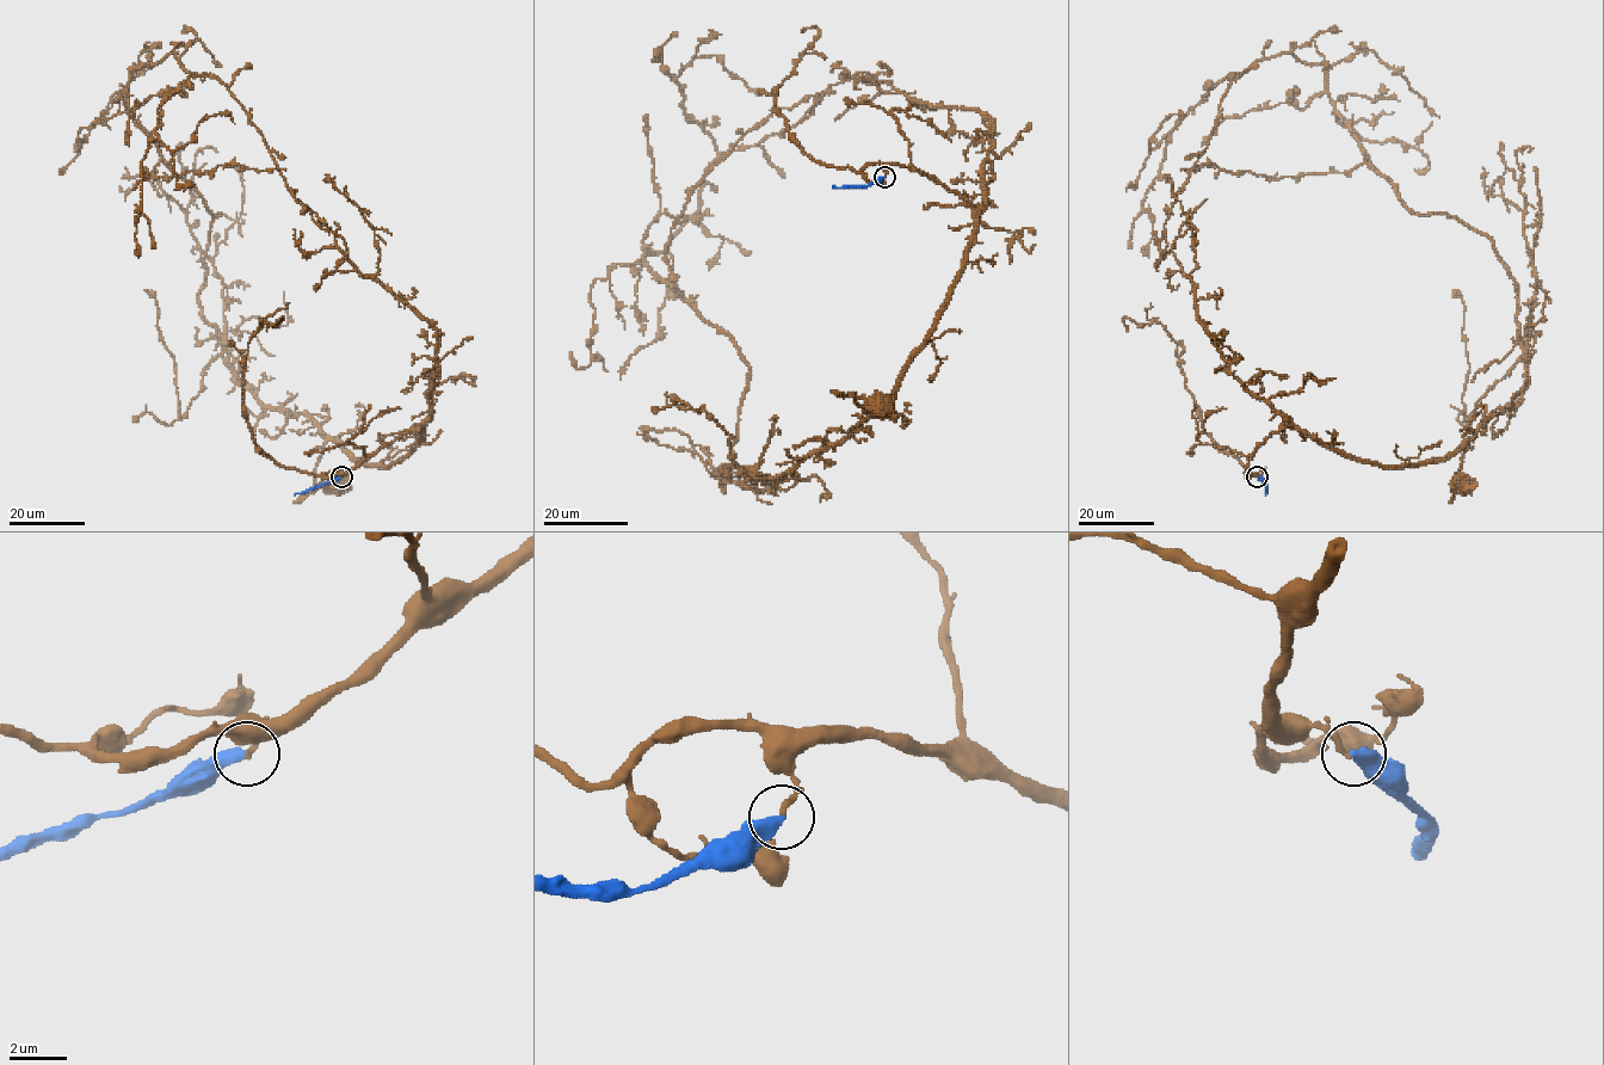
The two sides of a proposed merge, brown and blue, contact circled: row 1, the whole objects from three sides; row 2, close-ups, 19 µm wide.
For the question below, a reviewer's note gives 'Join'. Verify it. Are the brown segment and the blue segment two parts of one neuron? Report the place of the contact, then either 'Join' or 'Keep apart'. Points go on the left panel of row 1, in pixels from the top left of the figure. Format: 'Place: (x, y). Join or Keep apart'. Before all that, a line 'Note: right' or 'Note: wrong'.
Note: wrong
Place: (341, 476). Keep apart

